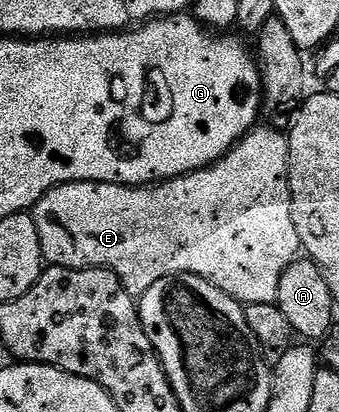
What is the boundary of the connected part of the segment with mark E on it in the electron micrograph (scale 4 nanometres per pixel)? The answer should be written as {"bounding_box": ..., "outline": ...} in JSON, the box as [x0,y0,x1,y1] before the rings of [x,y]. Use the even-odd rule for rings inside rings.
{"bounding_box":[31,126,302,304],"outline":[[[255,126],[247,133],[242,140],[237,142],[232,150],[227,153],[224,158],[217,160],[209,168],[204,168],[198,172],[192,172],[186,176],[176,176],[174,180],[166,180],[156,186],[142,186],[140,188],[128,188],[126,184],[108,184],[107,182],[71,182],[70,184],[60,184],[58,188],[51,189],[46,196],[34,204],[31,209],[31,215],[35,226],[39,230],[39,242],[41,243],[41,255],[44,263],[49,266],[59,268],[106,268],[111,270],[119,278],[119,282],[123,282],[123,286],[128,290],[133,297],[139,298],[147,290],[151,290],[151,286],[155,286],[155,282],[159,282],[159,278],[167,278],[168,276],[178,276],[179,274],[195,274],[199,278],[203,278],[207,282],[211,282],[211,286],[215,286],[219,290],[223,290],[223,294],[227,294],[233,300],[238,300],[240,304],[276,304],[277,295],[279,294],[279,278],[283,278],[283,274],[287,270],[287,266],[291,266],[302,255],[301,239],[299,238],[299,230],[295,230],[295,218],[291,210],[291,190],[289,189],[289,138],[282,129],[272,126]]]}

